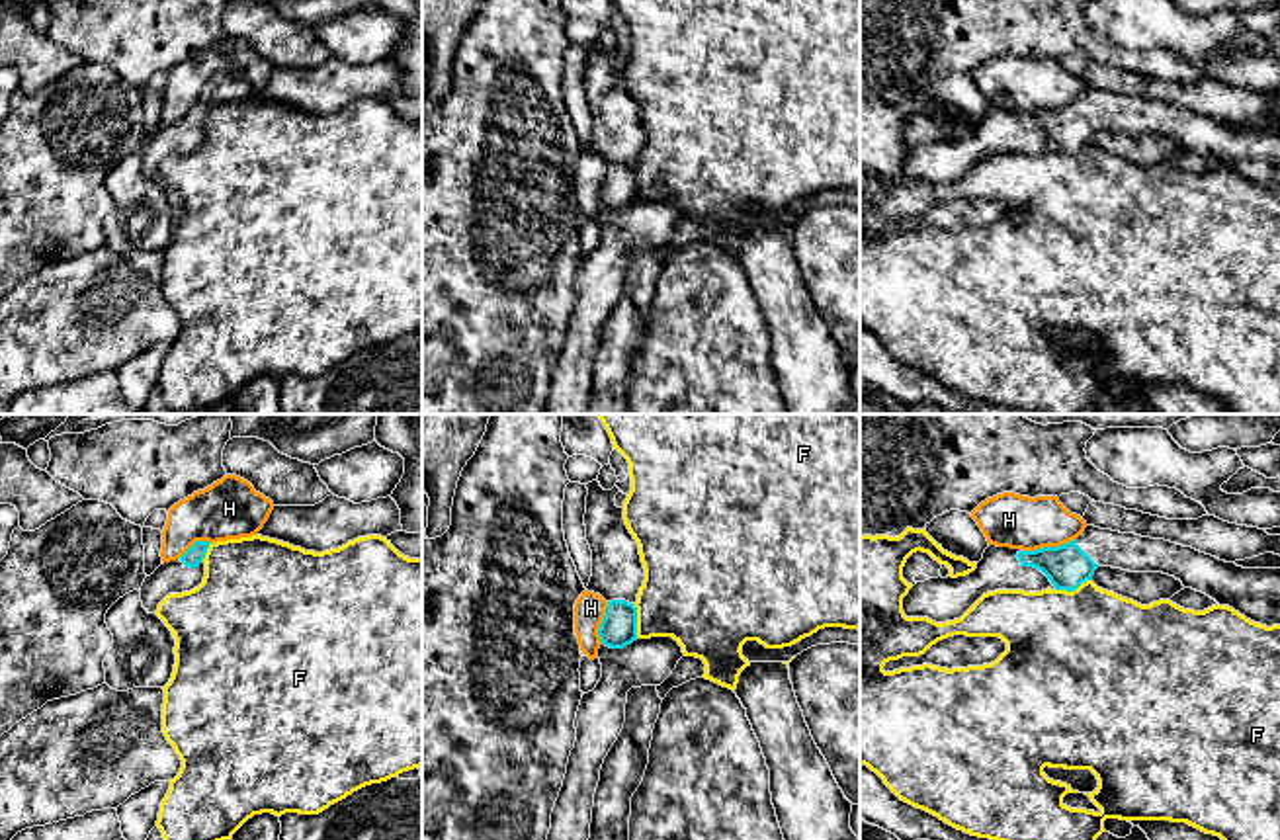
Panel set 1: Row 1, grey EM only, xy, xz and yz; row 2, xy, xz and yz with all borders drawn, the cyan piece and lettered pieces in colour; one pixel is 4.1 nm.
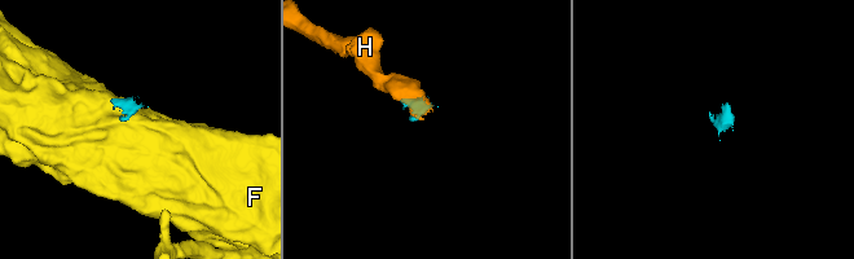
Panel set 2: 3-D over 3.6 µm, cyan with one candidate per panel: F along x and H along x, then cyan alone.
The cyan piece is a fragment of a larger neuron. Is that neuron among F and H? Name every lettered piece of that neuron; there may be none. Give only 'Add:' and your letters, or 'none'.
Add: none

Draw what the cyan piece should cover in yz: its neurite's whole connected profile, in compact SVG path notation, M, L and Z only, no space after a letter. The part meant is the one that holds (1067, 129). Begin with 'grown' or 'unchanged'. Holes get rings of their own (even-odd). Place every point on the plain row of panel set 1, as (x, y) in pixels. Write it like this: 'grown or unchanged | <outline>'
grown | M1094 88L1059 109L1022 113L989 107L973 135L917 145L903 160L903 174L946 186L960 182L987 154L1073 154L1092 143L1098 129L1163 135L1255 186L1280 188L1280 131L1243 131L1192 109Z

